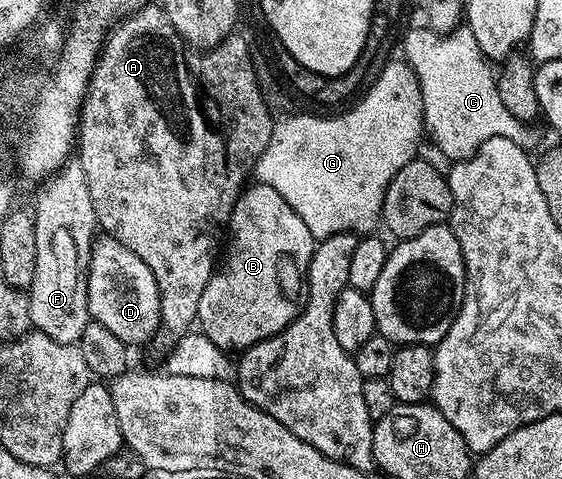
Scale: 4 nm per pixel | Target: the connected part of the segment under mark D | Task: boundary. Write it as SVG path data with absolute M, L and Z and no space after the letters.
M100 234L91 245L86 260L88 278L88 315L106 326L127 346L144 344L157 331L161 331L160 291L154 274L134 250L126 250L113 236Z

